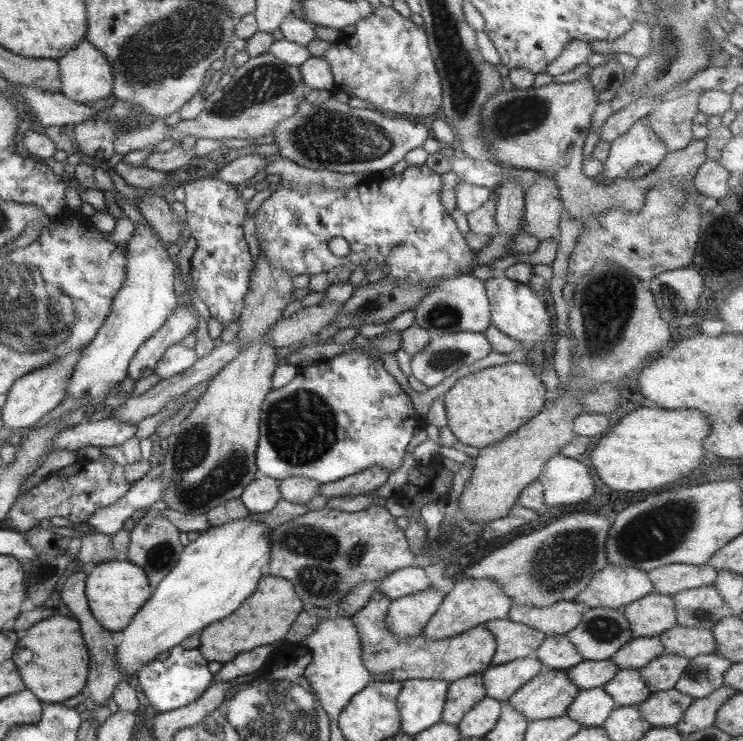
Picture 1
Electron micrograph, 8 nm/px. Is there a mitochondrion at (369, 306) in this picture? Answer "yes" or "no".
no

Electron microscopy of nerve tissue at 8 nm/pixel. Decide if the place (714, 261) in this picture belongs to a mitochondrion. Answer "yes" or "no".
no

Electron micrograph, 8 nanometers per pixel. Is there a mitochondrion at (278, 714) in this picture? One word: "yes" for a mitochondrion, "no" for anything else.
yes

